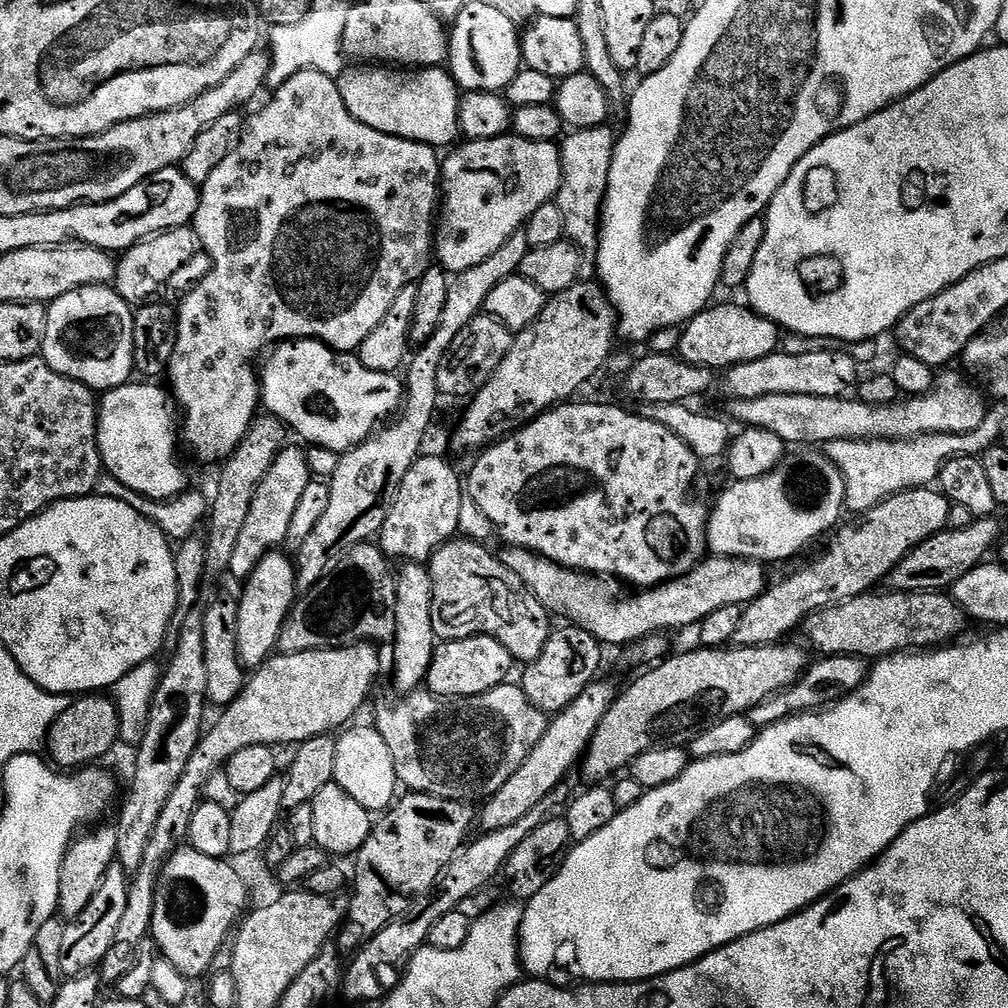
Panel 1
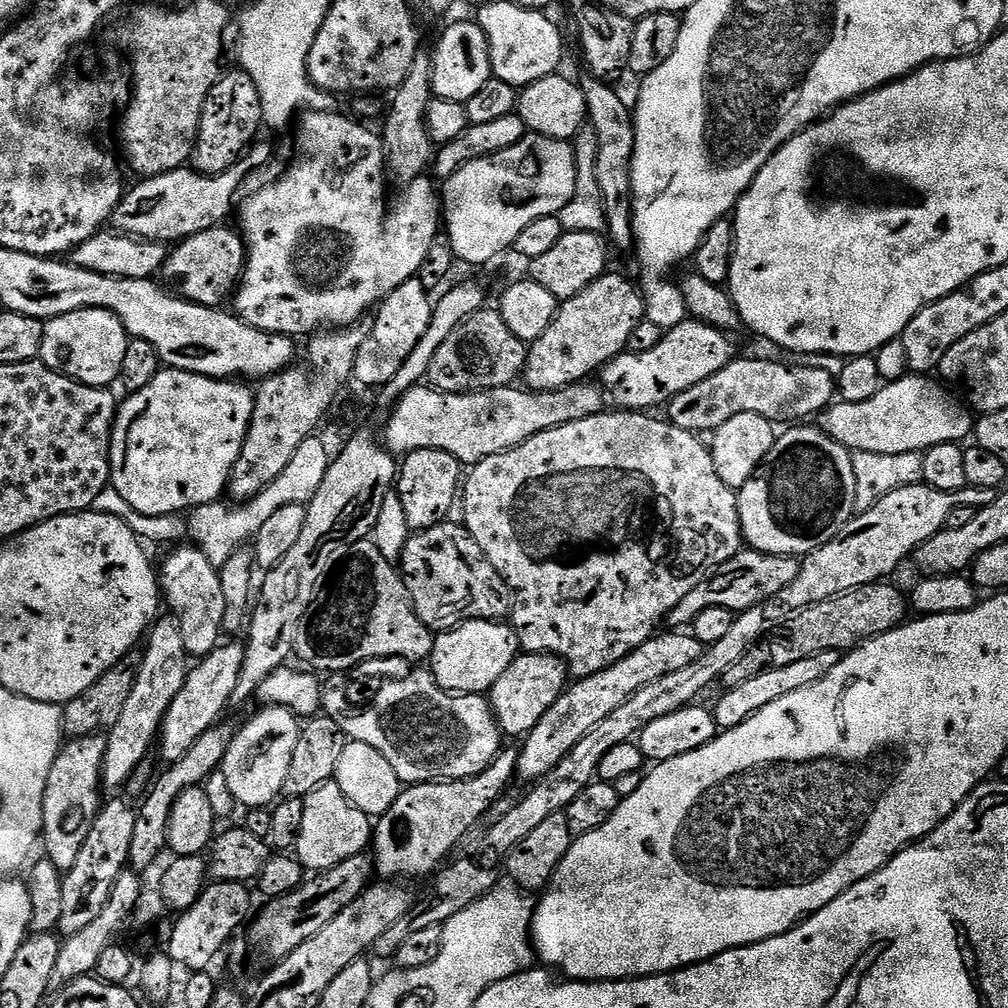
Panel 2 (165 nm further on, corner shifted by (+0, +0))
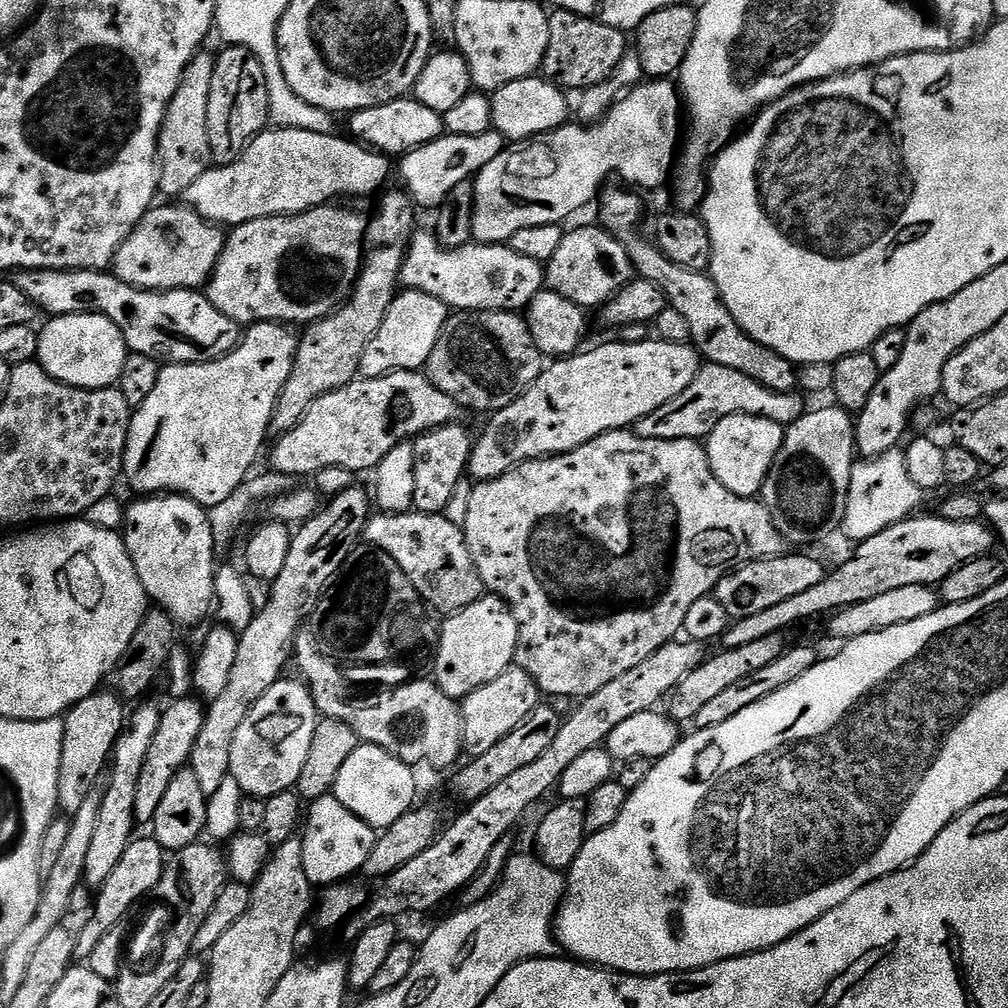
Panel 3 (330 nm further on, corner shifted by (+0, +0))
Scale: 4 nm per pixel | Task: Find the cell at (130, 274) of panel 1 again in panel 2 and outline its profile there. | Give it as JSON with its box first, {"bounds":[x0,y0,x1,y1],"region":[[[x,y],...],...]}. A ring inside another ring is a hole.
{"bounds":[162,226,246,308],"region":[[[217,226],[202,234],[187,236],[171,249],[162,269],[163,283],[171,286],[183,299],[207,308],[220,308],[223,300],[235,293],[244,274],[246,245],[235,227]]]}

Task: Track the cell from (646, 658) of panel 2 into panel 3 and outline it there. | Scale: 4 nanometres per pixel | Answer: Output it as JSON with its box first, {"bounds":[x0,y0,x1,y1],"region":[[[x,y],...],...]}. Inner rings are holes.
{"bounds":[719,514,994,650],"region":[[[938,514],[924,515],[913,515],[882,530],[882,534],[874,534],[874,538],[859,541],[855,545],[856,556],[850,557],[841,568],[833,572],[831,569],[824,580],[811,590],[797,594],[794,598],[786,598],[786,602],[778,602],[778,606],[762,610],[762,614],[750,614],[750,618],[729,623],[719,638],[719,647],[738,650],[738,646],[758,642],[758,638],[787,633],[787,628],[803,620],[812,620],[815,616],[827,617],[841,608],[866,602],[866,598],[878,598],[878,594],[887,594],[889,590],[898,590],[901,586],[939,585],[958,565],[987,556],[993,551],[994,533],[987,523],[980,520],[946,522]]]}

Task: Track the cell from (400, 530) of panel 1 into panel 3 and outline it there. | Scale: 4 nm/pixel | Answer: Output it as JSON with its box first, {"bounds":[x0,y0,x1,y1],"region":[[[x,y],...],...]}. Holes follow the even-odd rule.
{"bounds":[411,423,473,516],"region":[[[463,423],[438,426],[411,441],[414,446],[414,502],[413,509],[431,516],[447,513],[460,483],[466,480],[468,459],[472,456],[473,433],[463,428]]]}

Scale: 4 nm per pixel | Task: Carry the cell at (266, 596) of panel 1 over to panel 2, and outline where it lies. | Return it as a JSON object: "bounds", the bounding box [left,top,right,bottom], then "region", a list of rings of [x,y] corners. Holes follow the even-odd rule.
{"bounds":[158,643,246,766],"region":[[[243,643],[226,644],[217,647],[216,651],[203,657],[197,663],[200,665],[197,668],[195,665],[189,671],[185,685],[182,686],[182,690],[178,691],[178,696],[171,702],[167,714],[164,716],[162,733],[158,742],[158,752],[160,748],[160,756],[165,760],[165,765],[173,766],[179,763],[180,759],[202,738],[202,734],[206,734],[206,730],[217,727],[221,723],[220,715],[227,710],[228,704],[233,703],[232,695],[234,690],[238,690],[238,680],[244,669],[244,652],[246,648]]]}

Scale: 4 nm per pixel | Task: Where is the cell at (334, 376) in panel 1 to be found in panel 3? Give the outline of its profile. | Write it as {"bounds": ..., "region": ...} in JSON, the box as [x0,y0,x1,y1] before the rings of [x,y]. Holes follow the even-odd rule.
{"bounds":[14,271,242,364],"region":[[[111,271],[103,272],[17,272],[14,276],[14,282],[18,286],[18,290],[22,290],[22,294],[26,294],[26,298],[30,298],[36,303],[37,309],[41,313],[48,312],[49,317],[68,316],[72,312],[93,312],[99,316],[110,318],[110,322],[114,322],[114,326],[118,326],[118,330],[122,330],[122,338],[128,344],[129,352],[137,352],[138,354],[146,354],[150,358],[167,362],[170,364],[205,364],[207,360],[216,360],[220,356],[225,356],[228,352],[235,350],[237,344],[242,339],[241,325],[234,323],[230,318],[226,318],[226,314],[222,314],[222,310],[218,310],[209,302],[207,295],[200,290],[189,290],[179,288],[173,292],[142,292],[139,288],[130,286],[126,282],[122,282]]]}

